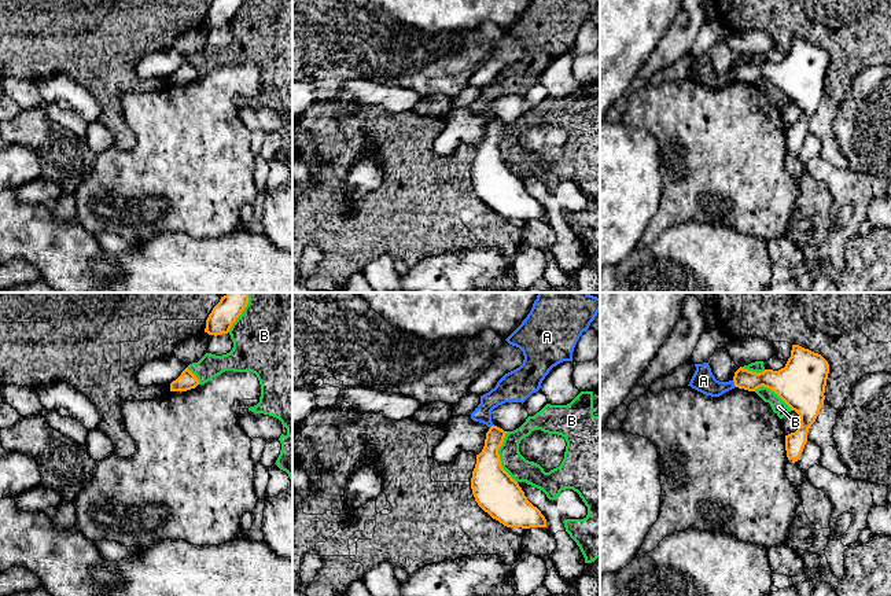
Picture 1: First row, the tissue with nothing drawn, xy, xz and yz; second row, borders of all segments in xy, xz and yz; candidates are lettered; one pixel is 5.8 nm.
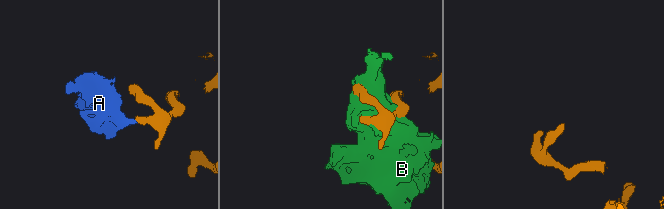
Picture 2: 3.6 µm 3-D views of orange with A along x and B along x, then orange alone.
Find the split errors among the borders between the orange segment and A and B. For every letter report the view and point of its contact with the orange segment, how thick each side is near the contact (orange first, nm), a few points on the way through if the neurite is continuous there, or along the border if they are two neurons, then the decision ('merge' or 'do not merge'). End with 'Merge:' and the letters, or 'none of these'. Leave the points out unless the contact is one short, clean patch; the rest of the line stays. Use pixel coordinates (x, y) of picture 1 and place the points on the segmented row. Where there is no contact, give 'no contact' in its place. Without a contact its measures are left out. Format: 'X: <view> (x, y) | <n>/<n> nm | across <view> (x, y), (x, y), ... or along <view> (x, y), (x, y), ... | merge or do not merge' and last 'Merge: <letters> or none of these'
A: yz (735, 383) | 130/140 nm | along yz (732, 381), (736, 386) | do not merge
B: xz (499, 457) | 260/140 nm | do not merge
Merge: none of these

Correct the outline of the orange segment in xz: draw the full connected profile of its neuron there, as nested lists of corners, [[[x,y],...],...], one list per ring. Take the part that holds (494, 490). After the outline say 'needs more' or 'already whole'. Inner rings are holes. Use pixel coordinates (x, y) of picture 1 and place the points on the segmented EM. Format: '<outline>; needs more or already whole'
[[[491,426],[485,446],[476,455],[471,489],[478,505],[507,527],[546,527],[546,519],[534,507],[519,483],[502,468],[498,449],[507,431]]]; already whole

